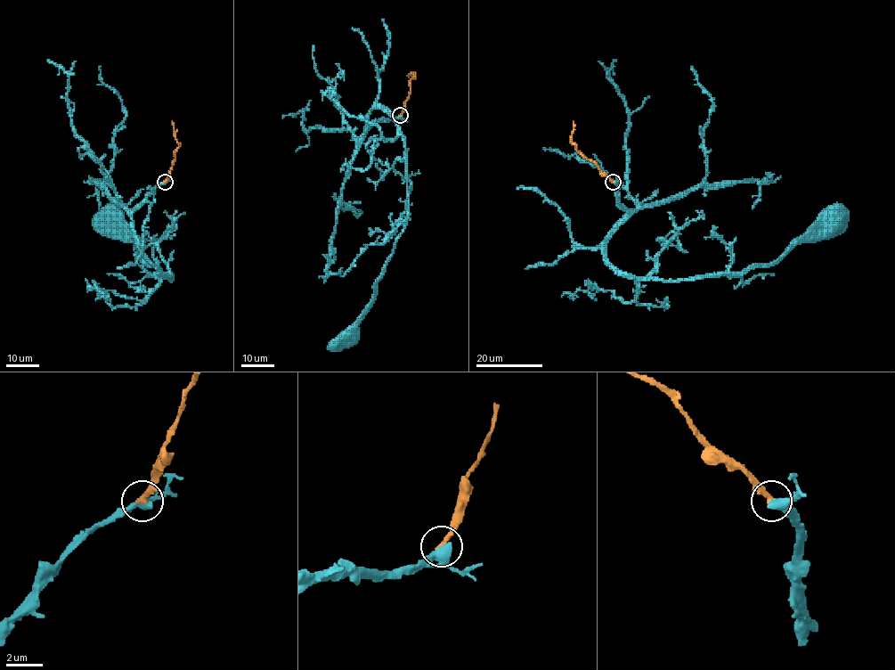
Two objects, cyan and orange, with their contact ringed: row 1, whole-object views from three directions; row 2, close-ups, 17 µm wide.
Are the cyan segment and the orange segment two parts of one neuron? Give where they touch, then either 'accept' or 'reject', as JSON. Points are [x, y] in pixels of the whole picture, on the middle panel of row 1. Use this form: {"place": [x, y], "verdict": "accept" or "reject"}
{"place": [400, 115], "verdict": "accept"}

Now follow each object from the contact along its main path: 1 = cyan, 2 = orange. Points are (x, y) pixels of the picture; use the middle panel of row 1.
1: (400, 115), (377, 119), (367, 130), (369, 115), (381, 107), (399, 129), (408, 212), (348, 340)
2: (400, 115), (410, 93), (410, 79), (414, 77), (410, 73), (406, 75)

